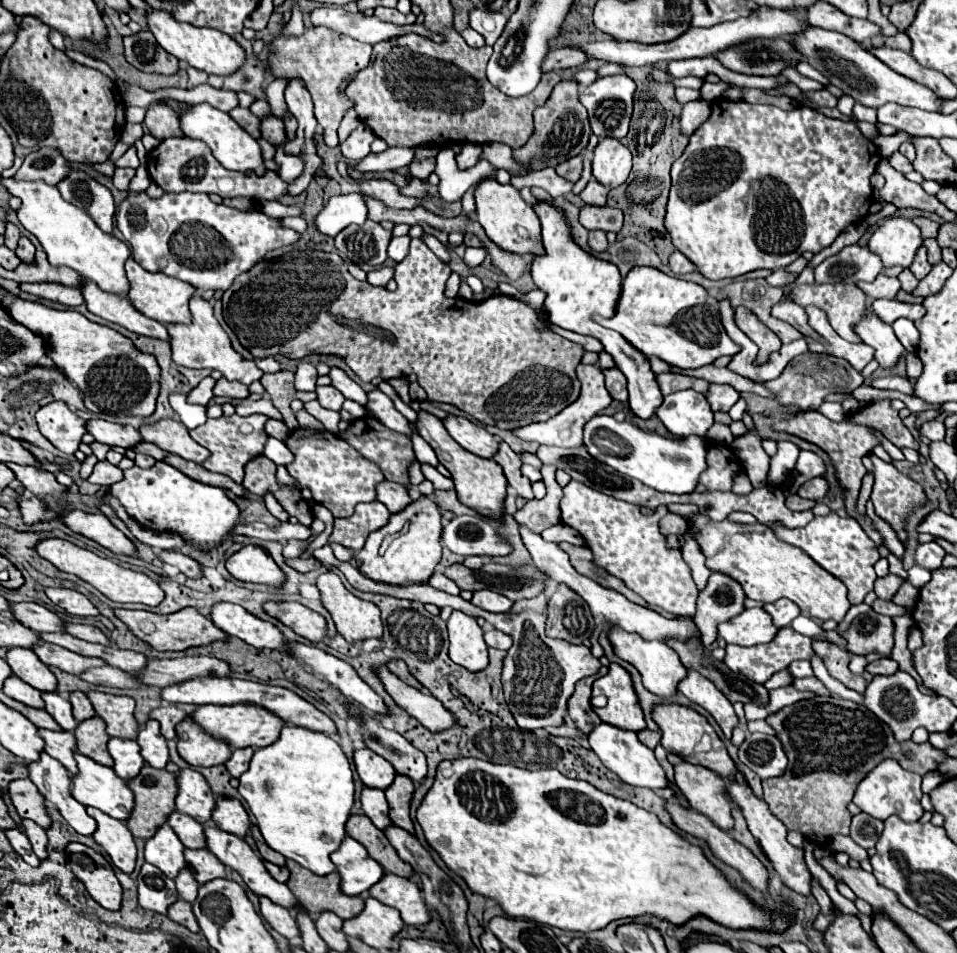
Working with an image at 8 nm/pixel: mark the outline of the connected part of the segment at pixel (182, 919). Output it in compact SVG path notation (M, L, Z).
M177 899L177 901L169 907L167 917L173 919L173 921L177 921L177 923L181 923L181 925L185 925L185 927L191 929L193 933L199 931L199 925L197 925L197 919L195 919L195 915L193 915L193 911L191 911L191 903L189 903L189 901Z

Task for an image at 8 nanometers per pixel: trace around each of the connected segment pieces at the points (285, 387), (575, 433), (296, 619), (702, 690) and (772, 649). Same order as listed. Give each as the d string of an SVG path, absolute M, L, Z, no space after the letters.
M277 371L277 373L265 373L261 377L261 383L263 387L267 389L267 393L271 395L271 401L273 405L279 409L279 413L283 415L283 423L295 431L299 427L297 419L295 419L295 413L293 409L289 407L289 403L293 399L301 399L301 401L311 401L317 397L317 393L301 393L301 391L295 391L293 389L293 381L295 381L295 373L293 371Z
M579 363L577 365L577 377L581 381L581 395L575 403L567 405L561 413L557 413L555 417L551 417L549 421L545 423L531 423L527 427L519 427L515 433L525 439L525 441L535 441L535 443L541 443L541 445L555 445L555 447L577 447L581 445L581 437L583 437L583 425L597 413L601 413L609 403L611 403L611 395L609 391L605 389L605 383L603 383L603 373L599 367L595 365L583 365Z
M265 603L265 611L311 643L319 643L327 637L325 617L301 603Z
M689 671L687 677L679 683L679 691L689 701L707 709L713 715L713 719L719 723L719 727L723 729L723 735L731 739L731 731L733 727L739 725L739 717L731 701L707 677L701 677L701 673Z
M781 627L777 631L777 637L773 637L773 641L763 643L763 645L755 645L755 647L741 647L741 645L727 645L725 647L725 665L733 671L733 673L741 673L745 677L749 677L755 683L765 683L773 673L787 669L793 661L797 659L811 659L815 653L811 649L811 637L805 637L801 633L797 633L793 627Z

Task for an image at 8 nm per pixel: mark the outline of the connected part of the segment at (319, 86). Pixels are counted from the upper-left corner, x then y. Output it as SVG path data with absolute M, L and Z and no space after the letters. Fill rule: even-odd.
M313 27L299 37L285 37L279 33L273 41L273 55L269 67L275 77L301 77L305 81L305 87L309 89L315 103L315 117L319 121L319 129L323 129L325 143L329 147L335 147L339 143L337 127L343 119L343 113L351 107L351 101L345 95L339 95L339 83L347 77L355 77L361 69L369 65L369 61L371 45L355 41L347 35L333 33L327 27Z

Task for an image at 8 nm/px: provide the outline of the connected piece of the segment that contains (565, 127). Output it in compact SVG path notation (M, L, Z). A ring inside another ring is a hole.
M561 81L553 87L553 93L549 95L549 101L545 101L545 105L541 105L535 111L535 133L531 135L531 139L527 141L527 145L523 145L521 149L515 151L515 159L521 163L531 163L529 169L541 169L541 167L555 167L575 155L579 155L579 151L583 147L587 147L589 135L591 135L591 127L589 127L589 117L587 117L587 109L581 105L579 101L579 89L581 85L577 81Z

